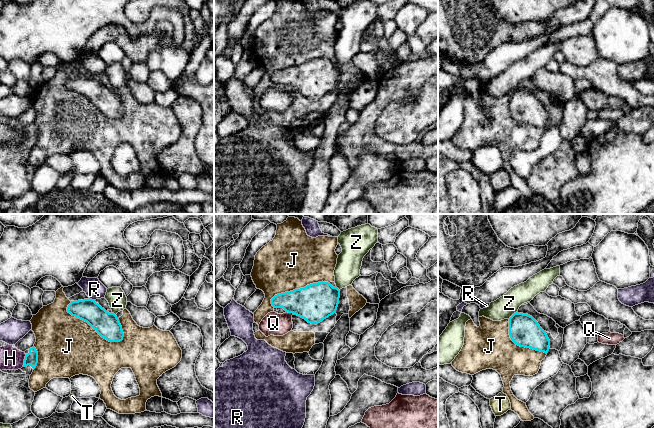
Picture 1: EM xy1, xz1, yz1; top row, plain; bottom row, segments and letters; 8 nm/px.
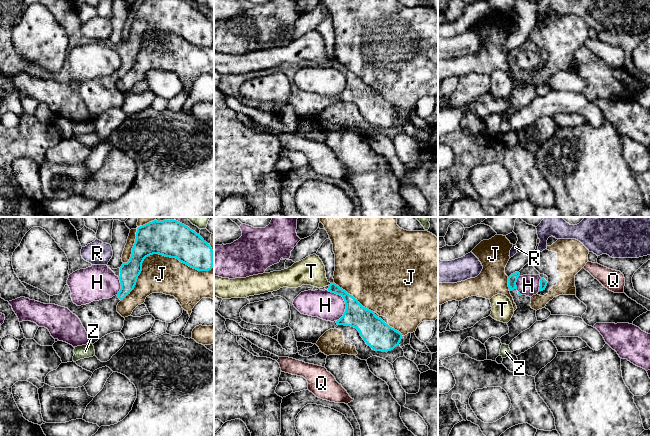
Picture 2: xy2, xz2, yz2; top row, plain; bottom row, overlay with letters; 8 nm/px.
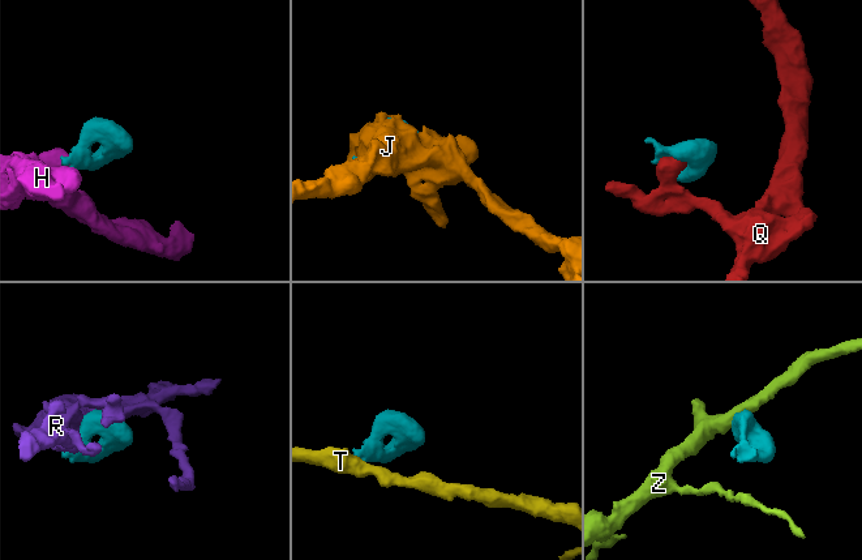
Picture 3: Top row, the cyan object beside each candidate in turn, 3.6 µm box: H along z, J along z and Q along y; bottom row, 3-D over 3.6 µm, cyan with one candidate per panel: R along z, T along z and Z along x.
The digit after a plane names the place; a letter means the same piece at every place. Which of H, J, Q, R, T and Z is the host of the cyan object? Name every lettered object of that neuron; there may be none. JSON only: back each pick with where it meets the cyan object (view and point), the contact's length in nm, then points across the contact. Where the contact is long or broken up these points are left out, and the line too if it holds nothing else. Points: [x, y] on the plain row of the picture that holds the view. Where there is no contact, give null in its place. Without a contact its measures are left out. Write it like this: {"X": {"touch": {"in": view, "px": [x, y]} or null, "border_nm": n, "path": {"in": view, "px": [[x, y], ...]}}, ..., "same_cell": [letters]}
{"same_cell": []}

